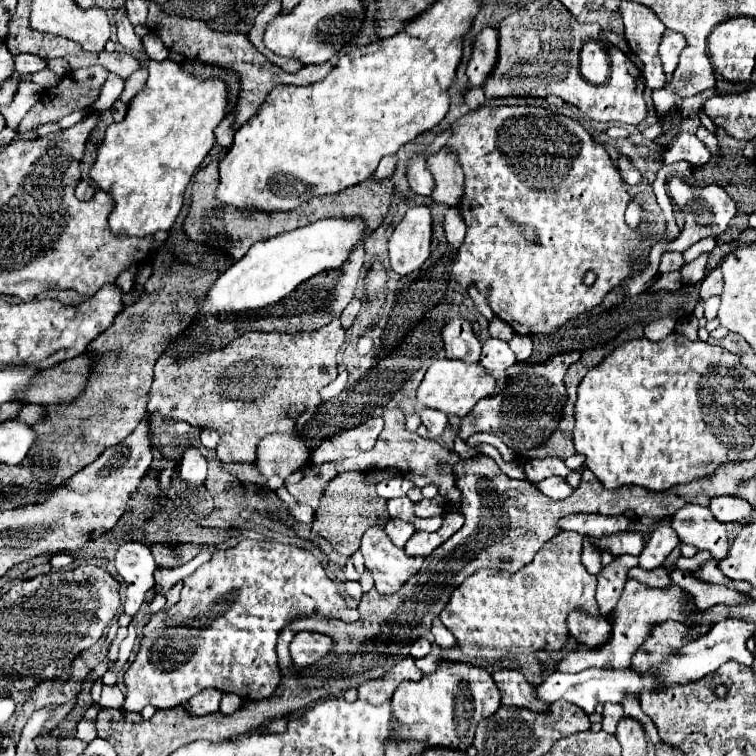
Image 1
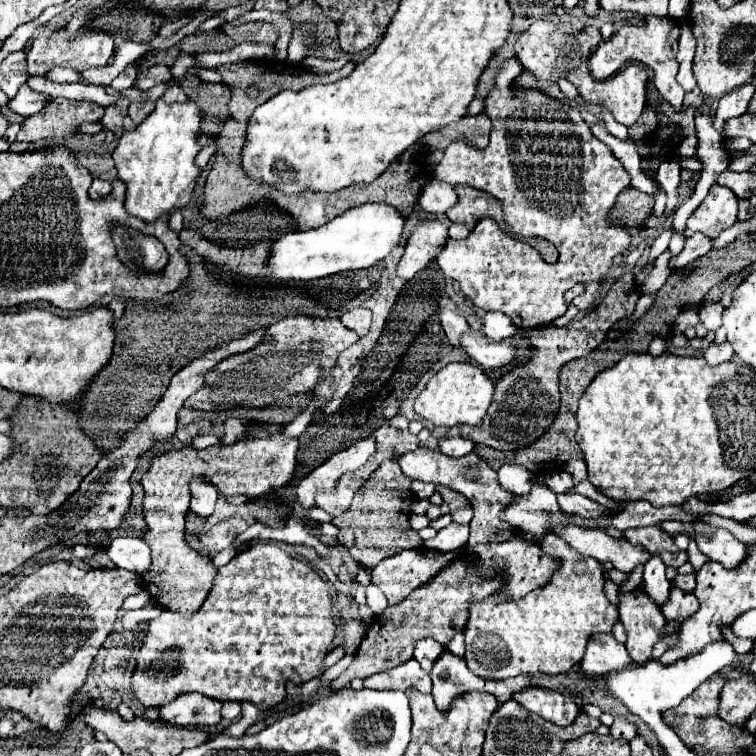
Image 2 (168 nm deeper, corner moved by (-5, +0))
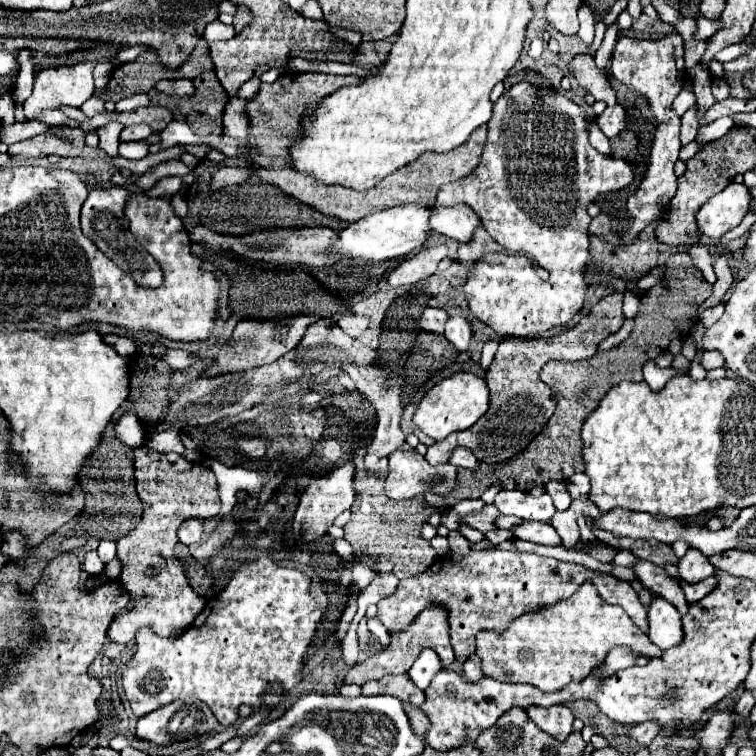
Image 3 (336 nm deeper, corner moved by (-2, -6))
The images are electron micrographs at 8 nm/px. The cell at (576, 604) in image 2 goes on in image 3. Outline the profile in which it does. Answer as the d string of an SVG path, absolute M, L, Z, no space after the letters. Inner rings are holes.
M589 581L567 601L559 601L537 613L521 615L503 635L497 635L495 631L481 631L477 635L477 655L483 661L485 677L509 683L529 683L545 693L561 691L571 681L583 681L591 671L605 663L605 657L613 647L627 647L647 659L663 655L663 651L631 623L621 607L603 603L595 585Z

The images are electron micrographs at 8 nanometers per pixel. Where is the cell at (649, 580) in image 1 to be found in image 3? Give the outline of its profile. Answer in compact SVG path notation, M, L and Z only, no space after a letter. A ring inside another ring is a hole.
M711 575L709 579L705 579L701 583L681 583L681 589L685 591L685 597L687 597L689 603L697 603L705 595L709 595L715 587L717 587L717 577L715 575Z

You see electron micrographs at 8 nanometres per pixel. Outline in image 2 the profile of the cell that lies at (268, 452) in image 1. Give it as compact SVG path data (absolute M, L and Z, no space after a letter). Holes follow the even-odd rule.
M284 431L266 439L246 439L230 447L206 447L206 449L180 449L154 457L150 469L142 477L144 487L144 517L148 533L144 541L152 549L152 567L146 577L146 589L152 599L164 609L190 615L198 611L212 587L216 567L210 555L202 555L186 543L186 513L190 503L188 481L192 477L206 477L224 497L236 505L246 503L266 491L288 485L298 465L298 437L286 437Z

